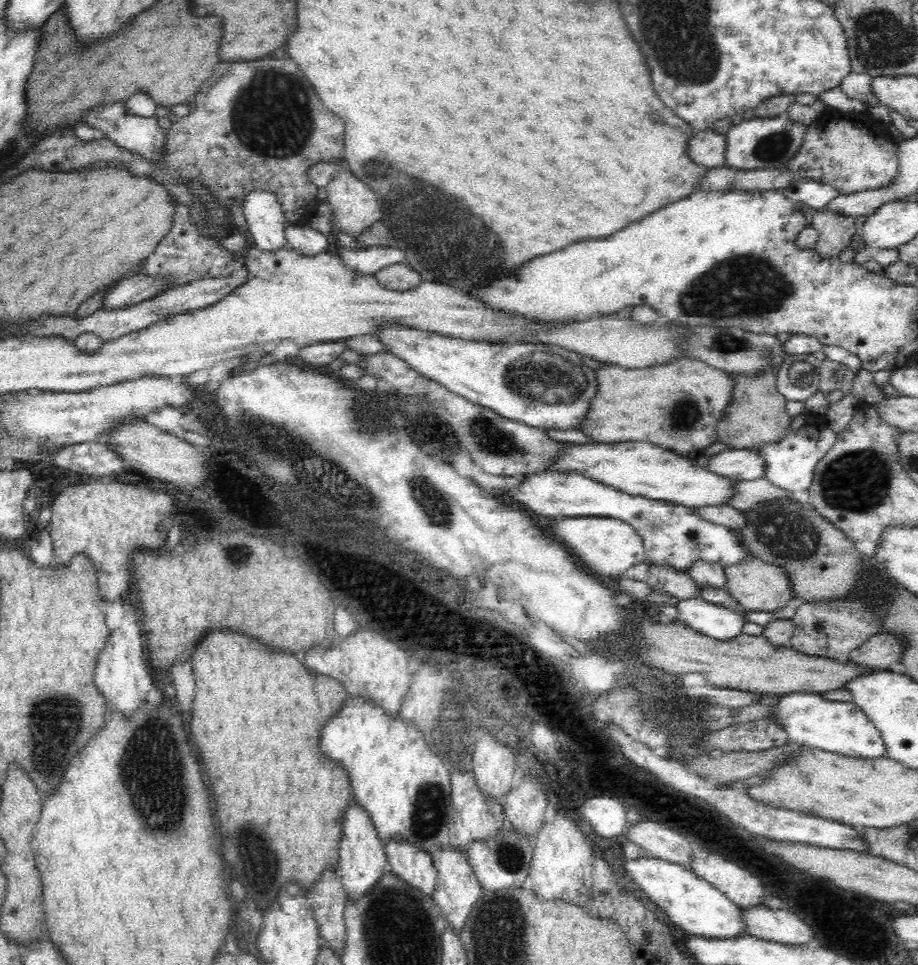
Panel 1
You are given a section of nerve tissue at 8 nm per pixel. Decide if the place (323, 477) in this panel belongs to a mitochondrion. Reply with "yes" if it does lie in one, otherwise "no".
yes

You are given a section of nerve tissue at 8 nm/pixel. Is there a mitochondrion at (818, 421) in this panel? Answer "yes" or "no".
no

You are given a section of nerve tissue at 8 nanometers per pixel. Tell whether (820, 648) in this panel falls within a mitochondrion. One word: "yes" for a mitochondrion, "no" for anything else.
no

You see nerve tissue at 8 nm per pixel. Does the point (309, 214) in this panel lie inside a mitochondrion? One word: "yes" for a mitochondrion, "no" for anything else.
no

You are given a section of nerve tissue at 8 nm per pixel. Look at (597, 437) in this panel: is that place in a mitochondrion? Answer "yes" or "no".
no

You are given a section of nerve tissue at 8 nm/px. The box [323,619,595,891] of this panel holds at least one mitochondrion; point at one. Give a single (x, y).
(429, 812)

